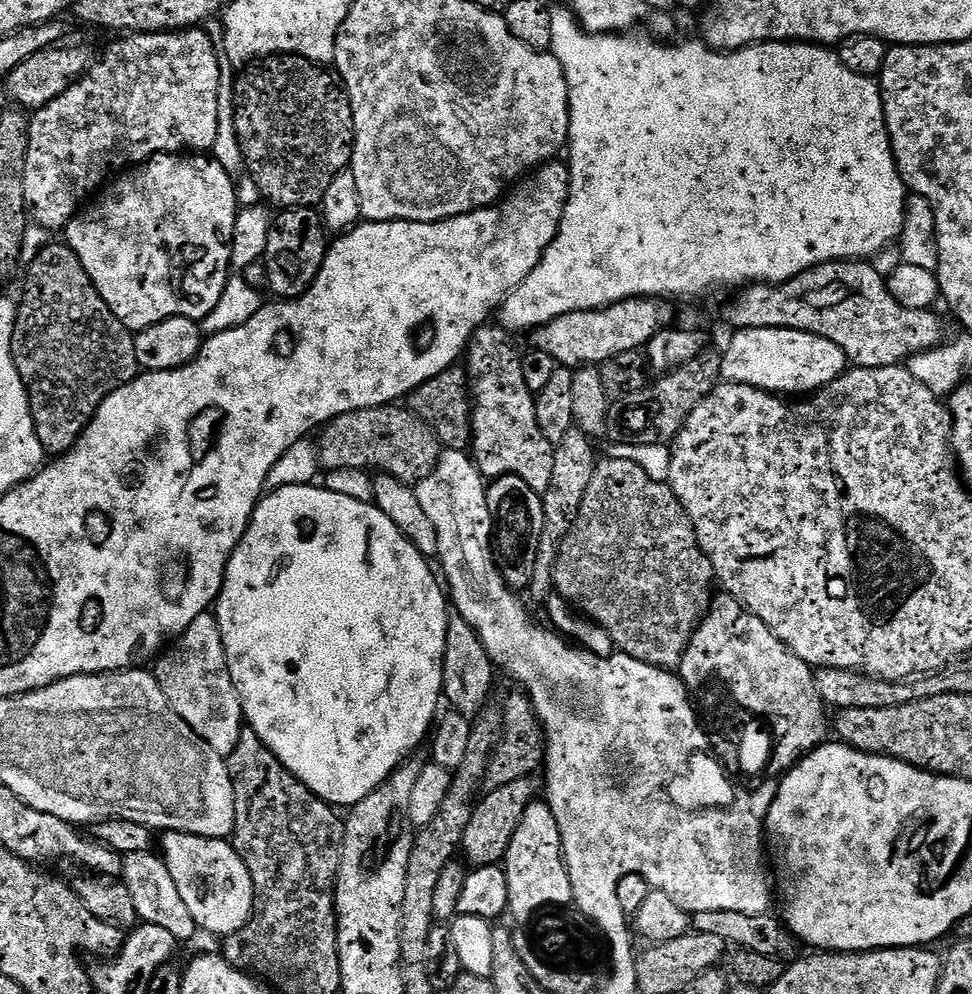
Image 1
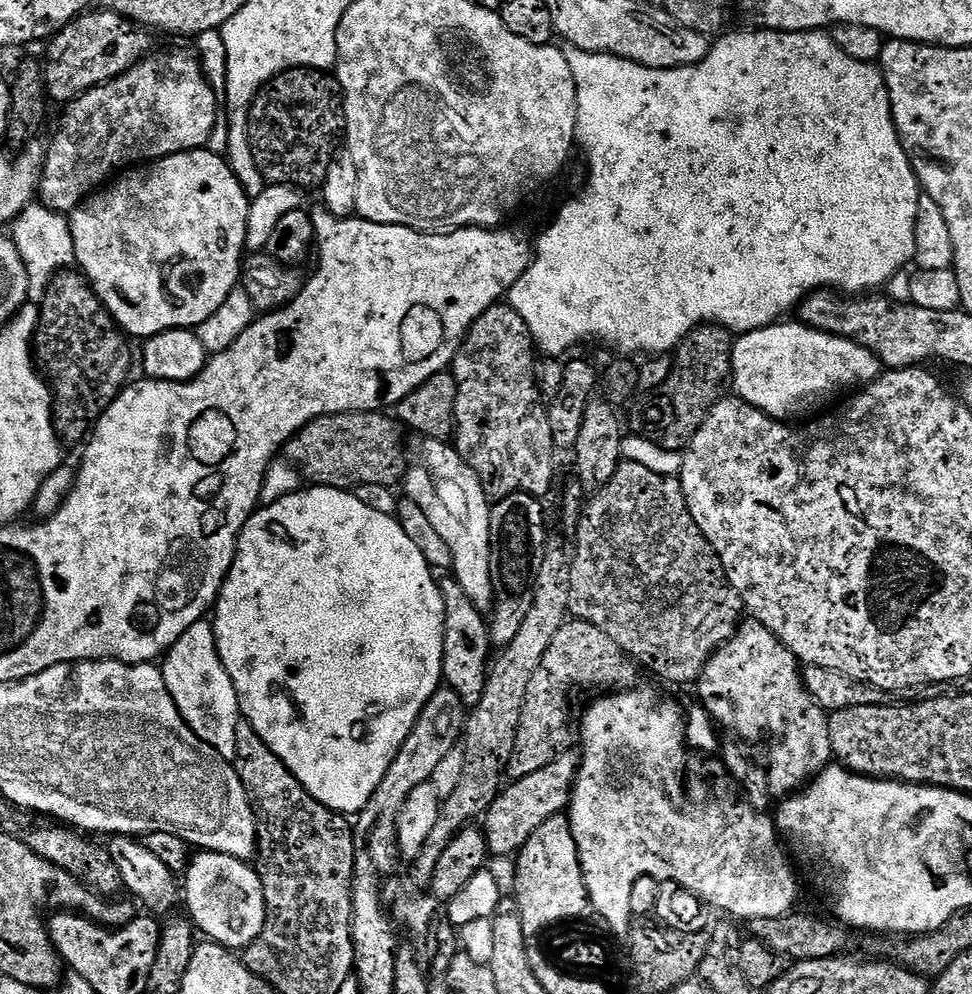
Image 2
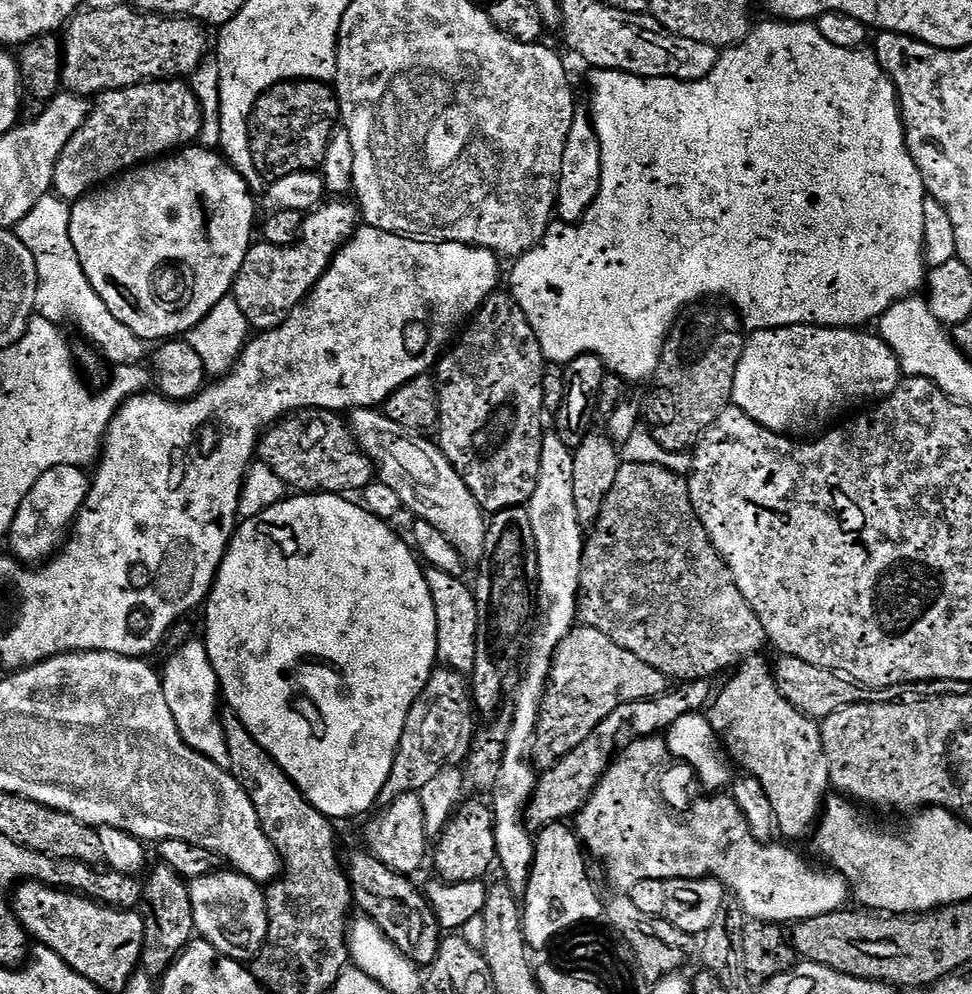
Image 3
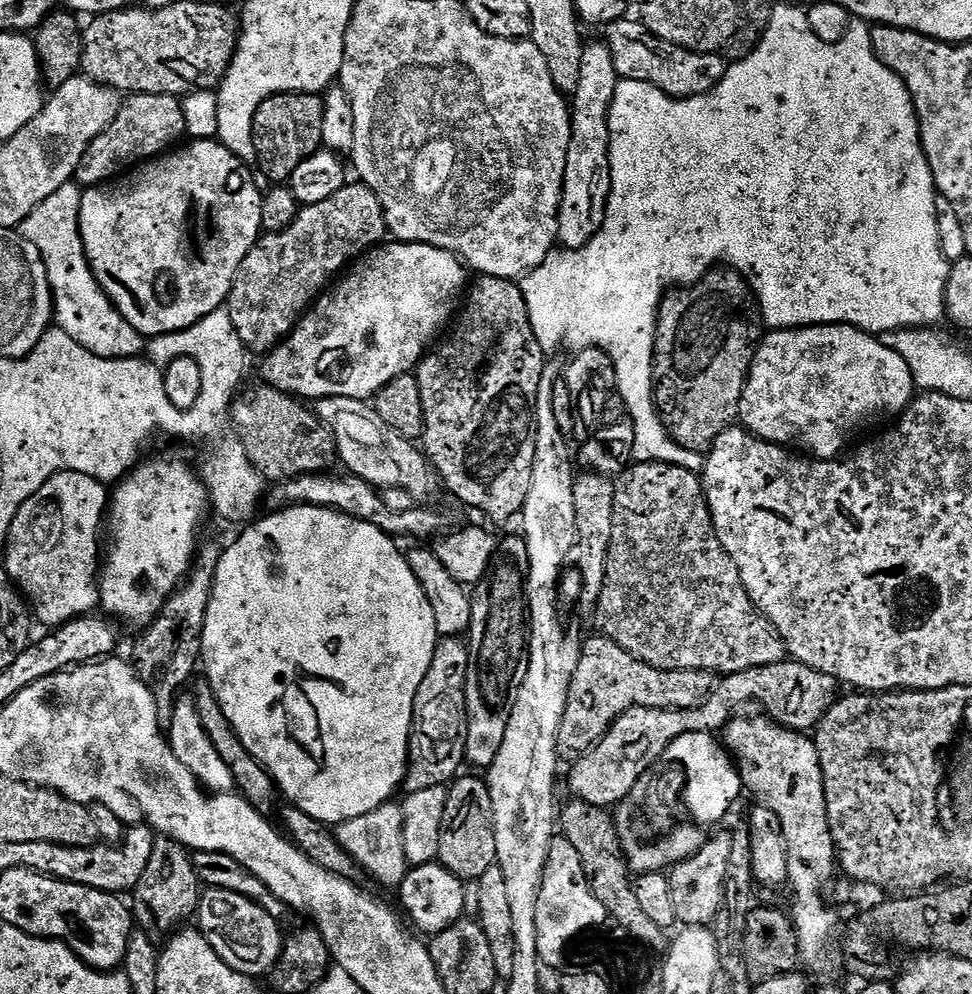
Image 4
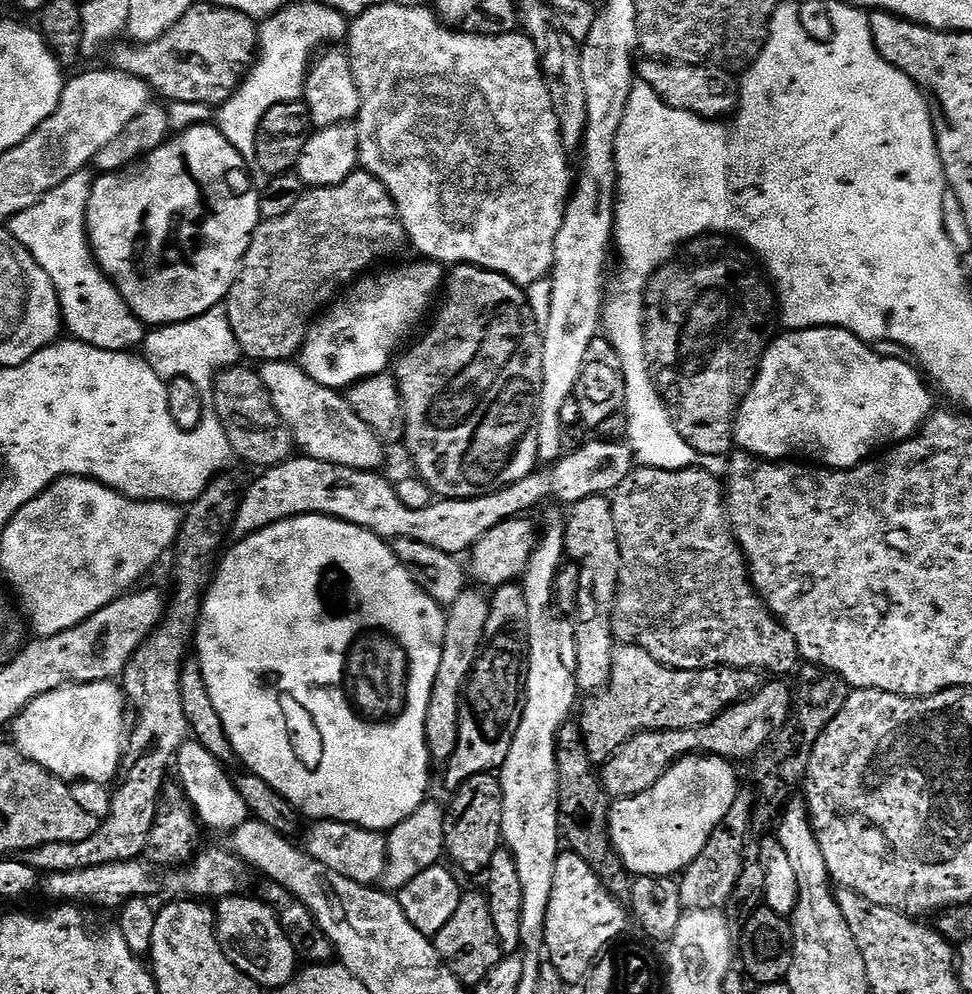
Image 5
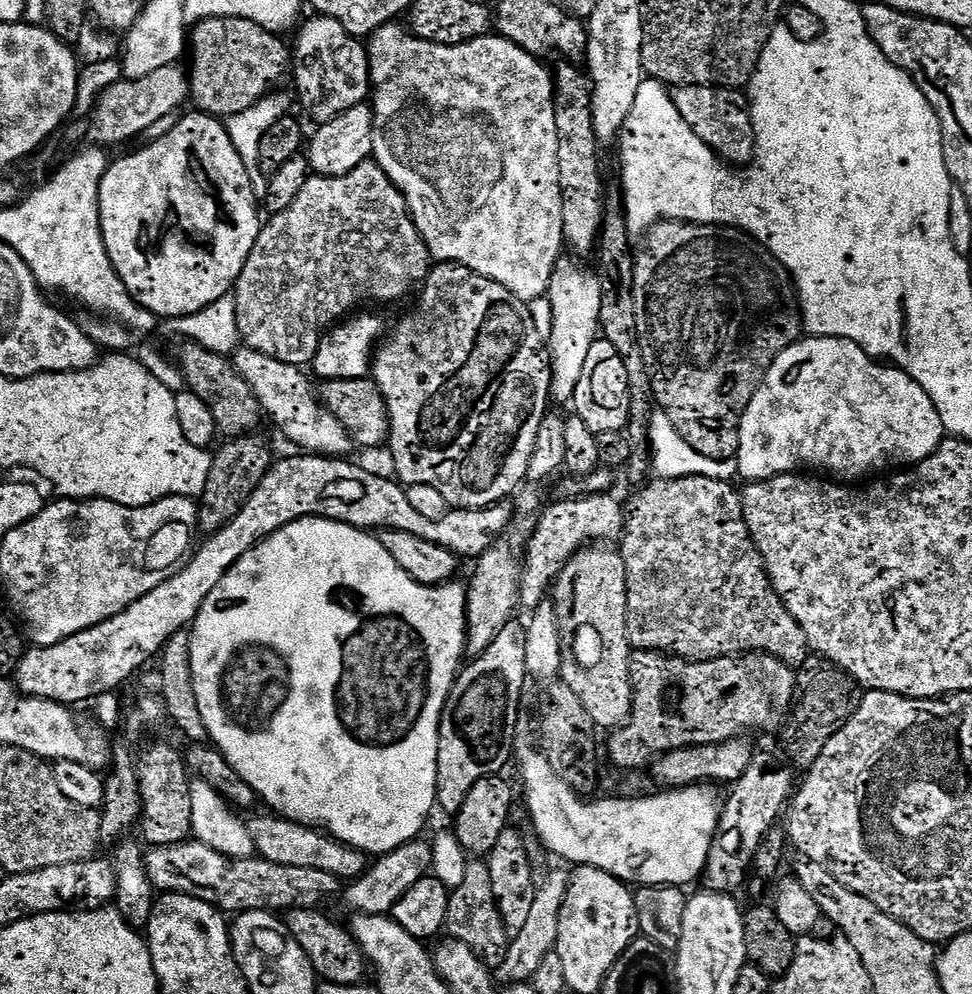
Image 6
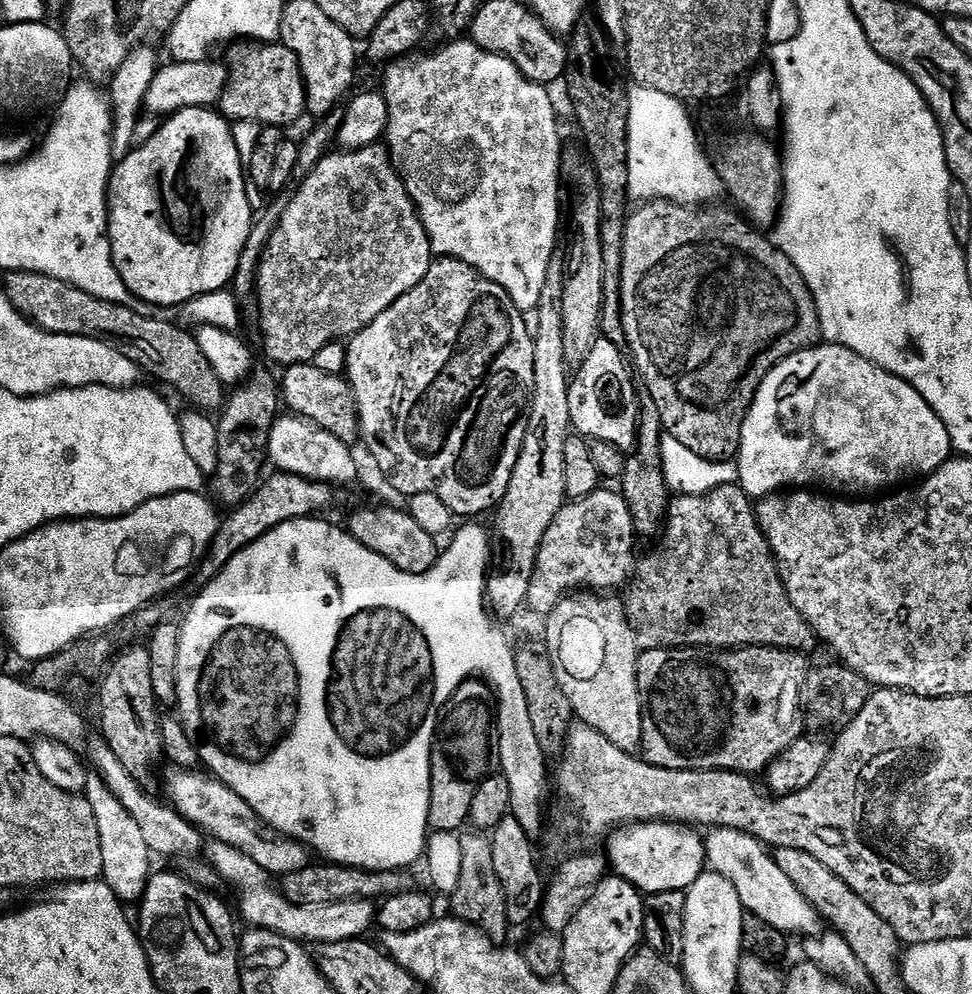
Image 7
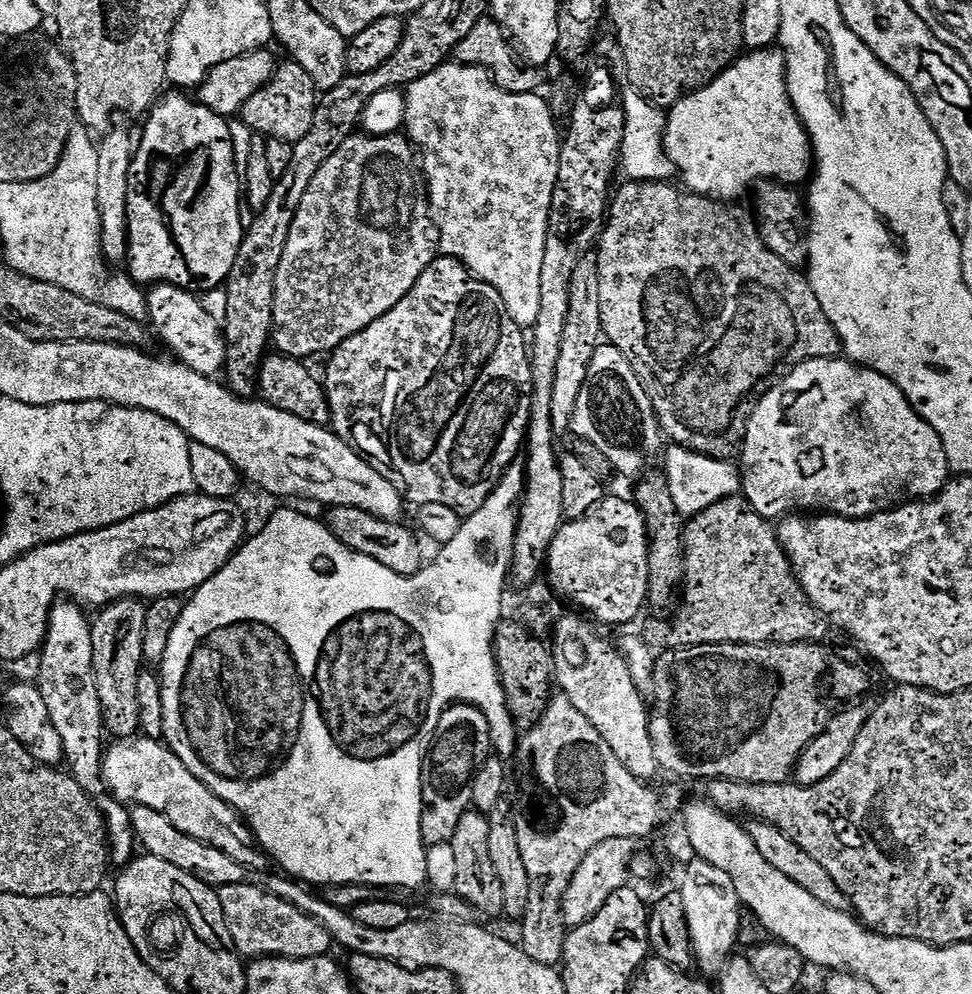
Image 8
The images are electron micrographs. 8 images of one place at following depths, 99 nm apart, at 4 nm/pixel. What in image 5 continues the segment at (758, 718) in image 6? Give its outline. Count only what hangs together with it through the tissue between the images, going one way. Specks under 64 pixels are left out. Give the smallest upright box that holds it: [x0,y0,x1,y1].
[578,643,758,766]

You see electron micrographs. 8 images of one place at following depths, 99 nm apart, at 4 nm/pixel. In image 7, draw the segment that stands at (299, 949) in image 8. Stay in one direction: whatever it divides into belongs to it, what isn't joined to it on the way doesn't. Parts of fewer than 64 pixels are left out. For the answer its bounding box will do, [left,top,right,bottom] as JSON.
[209,843,378,945]

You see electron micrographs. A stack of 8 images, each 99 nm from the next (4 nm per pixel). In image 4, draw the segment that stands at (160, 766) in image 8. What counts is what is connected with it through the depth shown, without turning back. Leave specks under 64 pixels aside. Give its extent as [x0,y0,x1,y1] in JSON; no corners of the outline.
[334,803,410,890]

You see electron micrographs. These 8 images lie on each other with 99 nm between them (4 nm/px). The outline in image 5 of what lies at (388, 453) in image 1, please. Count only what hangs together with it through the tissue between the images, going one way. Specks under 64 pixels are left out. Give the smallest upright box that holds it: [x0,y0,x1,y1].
[214,367,293,469]

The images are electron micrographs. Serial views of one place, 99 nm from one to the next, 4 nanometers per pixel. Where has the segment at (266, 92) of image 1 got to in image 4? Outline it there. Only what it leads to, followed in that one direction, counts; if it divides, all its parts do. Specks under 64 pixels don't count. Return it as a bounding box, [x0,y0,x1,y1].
[252,92,324,182]

